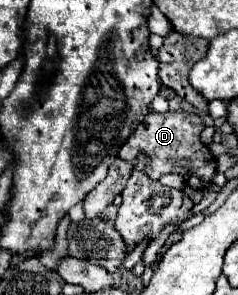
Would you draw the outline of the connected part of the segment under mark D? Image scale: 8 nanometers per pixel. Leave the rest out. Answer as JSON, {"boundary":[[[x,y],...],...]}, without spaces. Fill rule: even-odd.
{"boundary":[[[169,110],[163,114],[149,112],[145,120],[137,124],[135,132],[127,138],[127,142],[121,146],[119,158],[135,164],[137,152],[145,150],[151,158],[151,164],[147,170],[153,180],[159,180],[167,172],[175,172],[175,174],[181,174],[185,182],[191,184],[193,188],[205,188],[213,180],[217,166],[209,148],[199,140],[199,134],[203,128],[205,128],[205,122],[199,114],[189,114],[183,110]]]}

